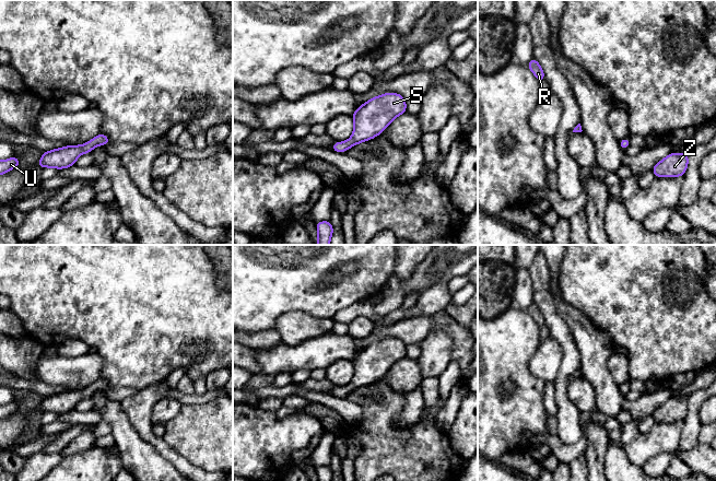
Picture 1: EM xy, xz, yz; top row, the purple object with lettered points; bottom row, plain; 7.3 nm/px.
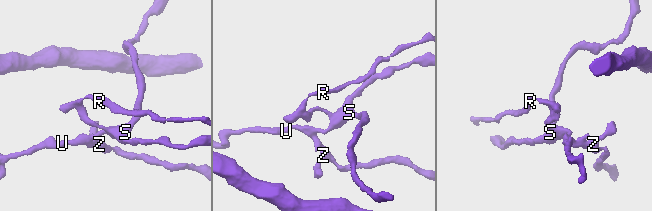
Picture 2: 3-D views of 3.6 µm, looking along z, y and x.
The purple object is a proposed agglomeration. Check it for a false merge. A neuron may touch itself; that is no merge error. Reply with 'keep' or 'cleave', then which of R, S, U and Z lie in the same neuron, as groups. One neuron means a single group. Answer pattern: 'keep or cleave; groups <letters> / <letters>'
keep; groups R S U Z

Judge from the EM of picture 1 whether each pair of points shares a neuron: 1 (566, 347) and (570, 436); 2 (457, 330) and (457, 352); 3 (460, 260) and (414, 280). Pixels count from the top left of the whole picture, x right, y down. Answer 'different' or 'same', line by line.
1: same
2: same
3: same

